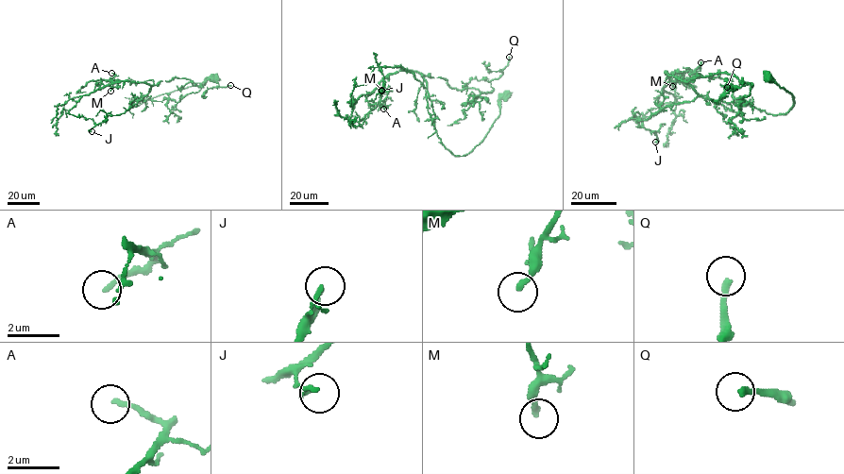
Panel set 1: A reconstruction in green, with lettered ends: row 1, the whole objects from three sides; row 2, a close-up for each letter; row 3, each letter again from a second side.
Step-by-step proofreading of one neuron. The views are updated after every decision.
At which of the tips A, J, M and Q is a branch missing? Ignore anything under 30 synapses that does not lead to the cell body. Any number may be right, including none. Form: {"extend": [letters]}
{"extend": ["Q"]}

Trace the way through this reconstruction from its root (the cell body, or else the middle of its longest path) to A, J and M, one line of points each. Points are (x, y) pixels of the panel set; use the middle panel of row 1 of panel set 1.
A: (505, 94), (491, 128), (464, 156), (452, 155), (438, 137), (419, 73), (383, 77), (383, 109)
J: (505, 94), (482, 141), (455, 156), (438, 137), (428, 90), (413, 74), (381, 67), (381, 91)
M: (505, 94), (482, 141), (455, 156), (437, 135), (422, 76), (389, 74), (381, 90)

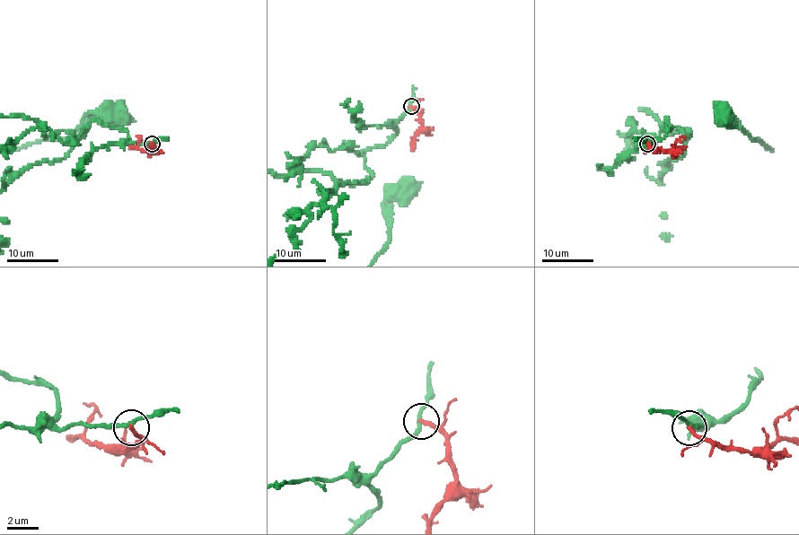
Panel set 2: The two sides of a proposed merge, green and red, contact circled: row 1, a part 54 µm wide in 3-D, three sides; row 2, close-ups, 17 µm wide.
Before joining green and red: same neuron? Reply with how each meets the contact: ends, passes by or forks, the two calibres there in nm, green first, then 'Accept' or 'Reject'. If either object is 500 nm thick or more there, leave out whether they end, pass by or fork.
At the ring green passes by. At the ring red ends. Thickness 200 nm (green) against 260 nm. Reject

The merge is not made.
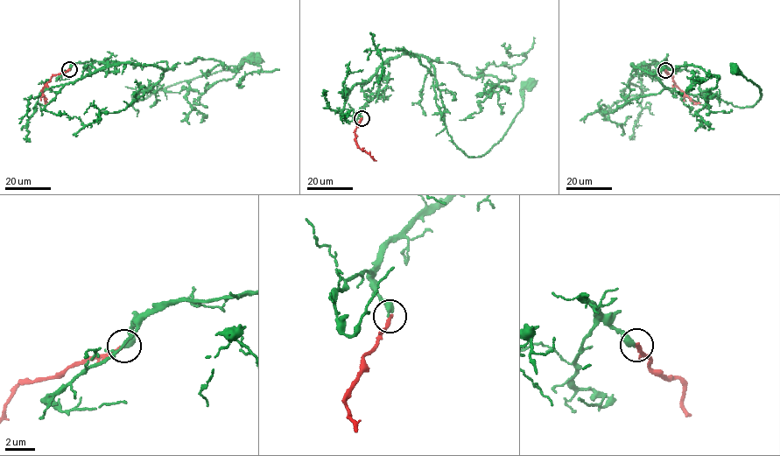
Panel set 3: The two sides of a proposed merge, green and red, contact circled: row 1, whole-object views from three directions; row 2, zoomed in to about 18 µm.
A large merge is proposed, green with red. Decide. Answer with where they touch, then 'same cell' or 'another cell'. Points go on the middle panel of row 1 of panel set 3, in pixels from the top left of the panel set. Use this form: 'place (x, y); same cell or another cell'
place (361, 118); same cell

